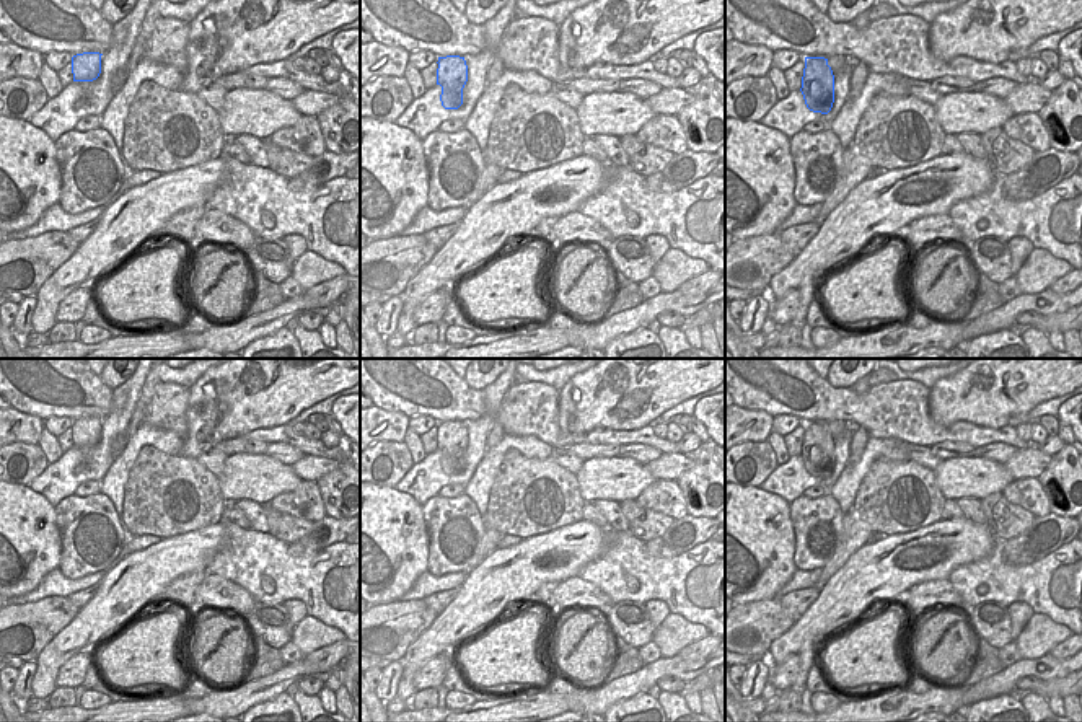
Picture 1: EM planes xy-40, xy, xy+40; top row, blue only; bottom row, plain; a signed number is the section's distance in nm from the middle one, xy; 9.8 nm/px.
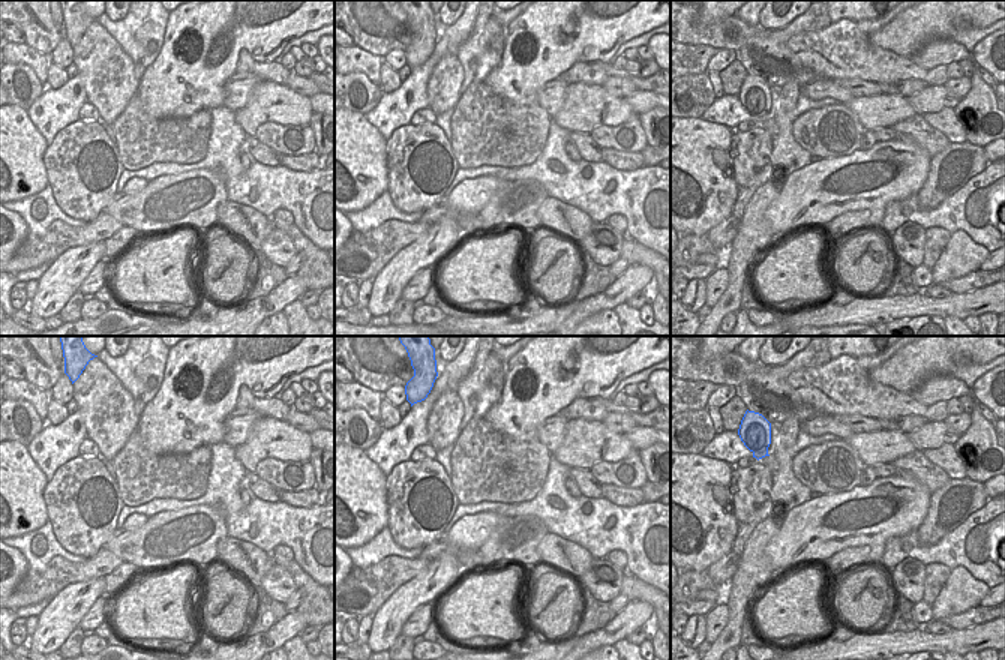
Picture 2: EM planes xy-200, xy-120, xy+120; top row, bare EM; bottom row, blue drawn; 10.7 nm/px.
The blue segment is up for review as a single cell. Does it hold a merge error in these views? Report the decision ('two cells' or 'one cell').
two cells

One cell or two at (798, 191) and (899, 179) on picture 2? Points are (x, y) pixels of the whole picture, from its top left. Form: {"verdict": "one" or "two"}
{"verdict": "one"}

